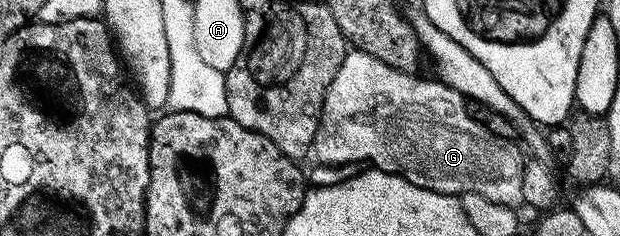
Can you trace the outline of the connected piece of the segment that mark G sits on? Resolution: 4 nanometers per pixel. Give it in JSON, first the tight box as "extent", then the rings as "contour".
{"extent":[312,51,524,206],"contour":[[[350,51],[347,52],[344,63],[340,63],[340,71],[336,71],[336,79],[332,79],[332,87],[328,87],[328,95],[324,99],[324,107],[322,108],[322,118],[316,131],[312,157],[322,165],[350,165],[353,161],[366,161],[362,163],[375,169],[382,169],[385,173],[394,173],[398,177],[403,177],[408,183],[412,183],[416,187],[424,187],[428,191],[451,195],[475,193],[476,195],[484,195],[484,199],[492,199],[492,203],[513,206],[514,201],[522,196],[522,166],[524,164],[523,150],[521,148],[518,150],[514,144],[515,142],[509,138],[492,135],[492,131],[488,131],[488,127],[484,127],[470,114],[467,98],[442,81],[437,79],[425,81],[422,75],[401,73],[398,69],[388,67],[388,63],[380,63],[380,59],[376,59],[372,55]]]}

